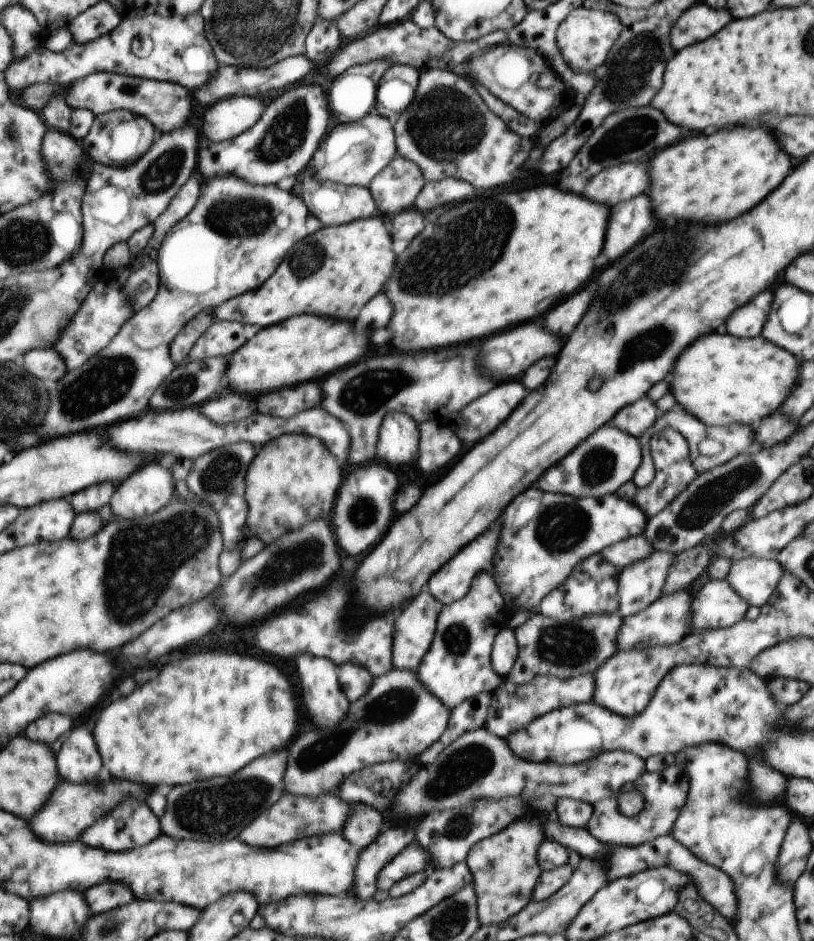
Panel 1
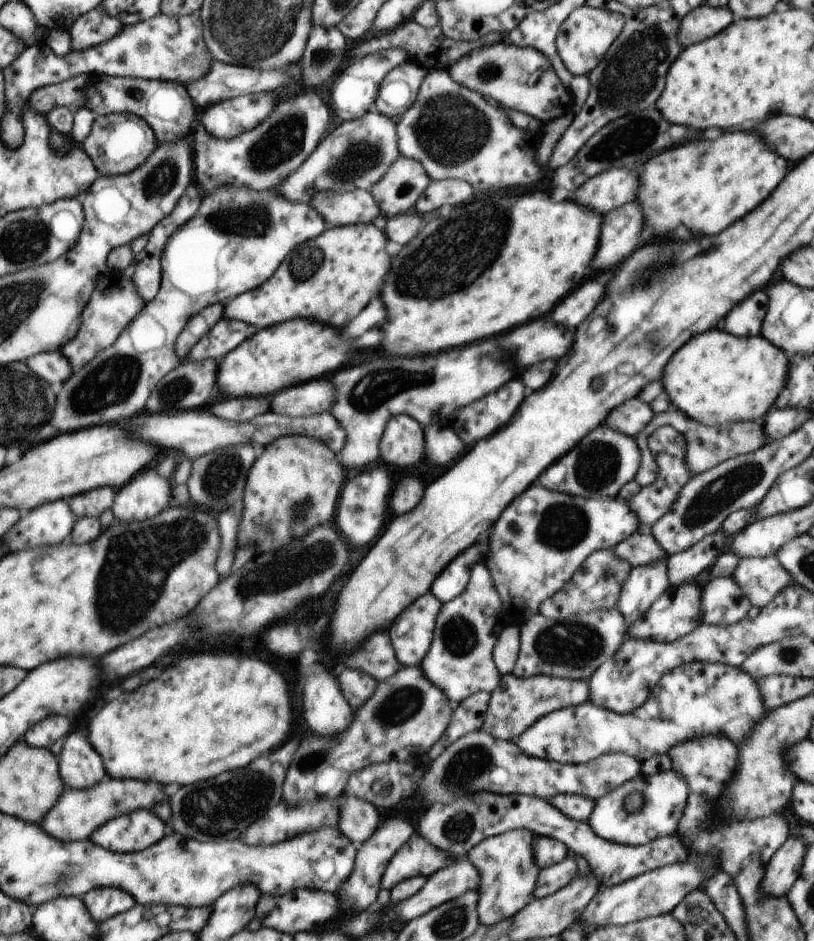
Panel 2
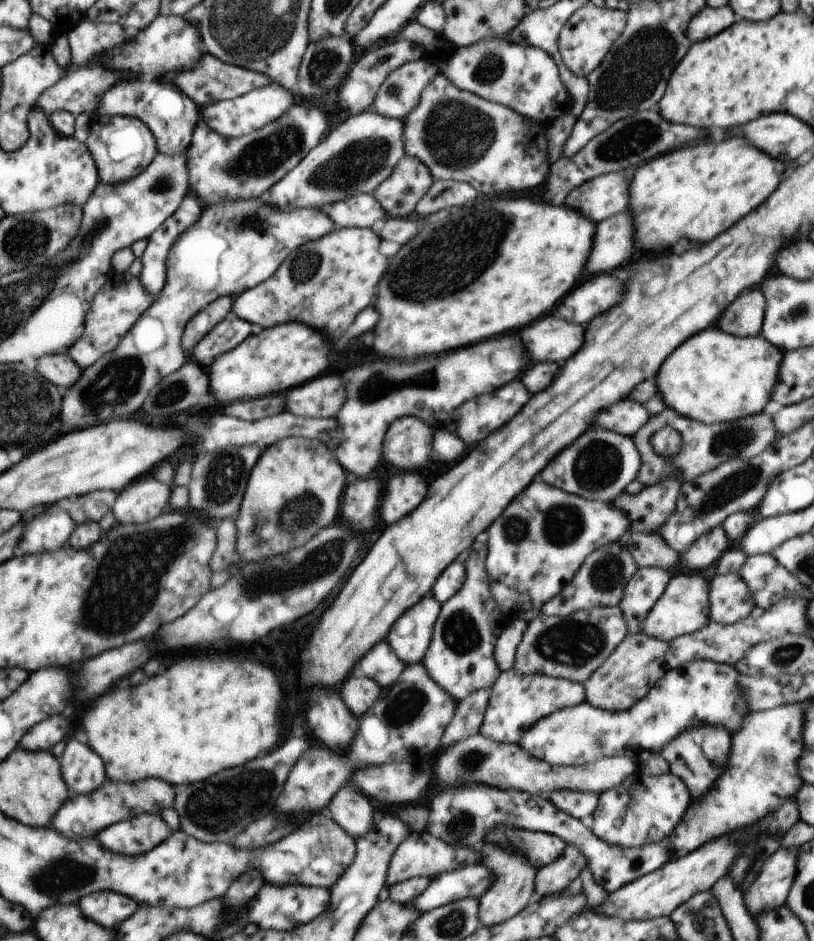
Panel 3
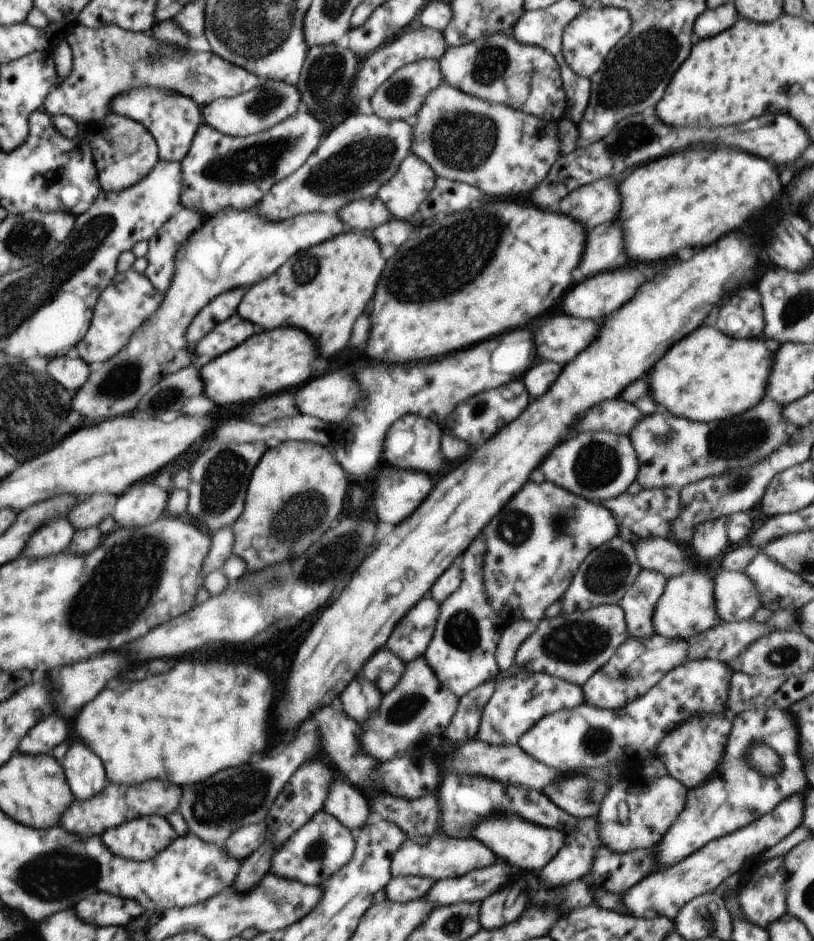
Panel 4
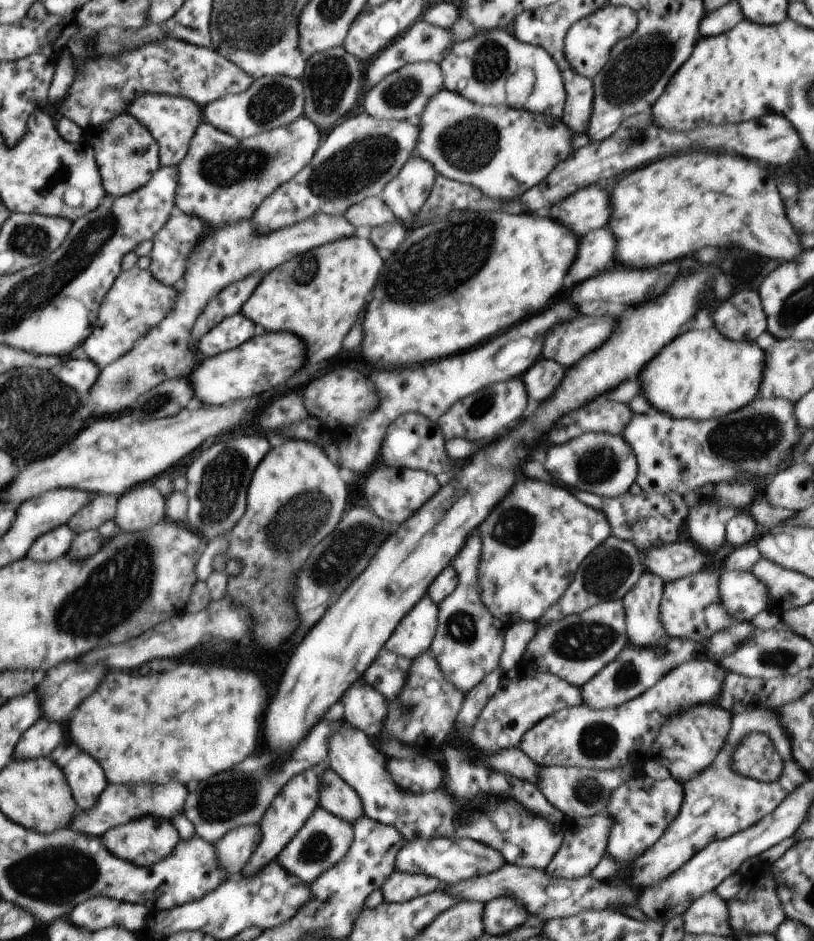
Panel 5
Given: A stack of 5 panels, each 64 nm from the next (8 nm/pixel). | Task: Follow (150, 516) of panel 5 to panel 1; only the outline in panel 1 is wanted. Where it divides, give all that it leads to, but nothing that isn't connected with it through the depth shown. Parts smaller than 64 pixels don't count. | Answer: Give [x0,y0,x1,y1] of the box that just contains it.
[109,464,172,518]

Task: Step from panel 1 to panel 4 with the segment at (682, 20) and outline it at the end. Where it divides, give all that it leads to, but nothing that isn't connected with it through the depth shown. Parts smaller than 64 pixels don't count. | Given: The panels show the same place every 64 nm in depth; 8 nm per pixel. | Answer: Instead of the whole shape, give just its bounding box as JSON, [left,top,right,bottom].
[693,1,739,40]

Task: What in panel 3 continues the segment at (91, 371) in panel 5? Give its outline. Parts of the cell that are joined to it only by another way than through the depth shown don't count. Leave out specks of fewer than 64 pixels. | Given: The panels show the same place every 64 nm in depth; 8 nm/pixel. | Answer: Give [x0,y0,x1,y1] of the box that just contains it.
[35,353,81,388]

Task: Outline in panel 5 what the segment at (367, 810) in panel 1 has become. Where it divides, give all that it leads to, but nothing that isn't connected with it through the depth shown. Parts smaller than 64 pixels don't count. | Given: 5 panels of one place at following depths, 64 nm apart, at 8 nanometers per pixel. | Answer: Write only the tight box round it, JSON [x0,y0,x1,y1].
[319,770,365,825]

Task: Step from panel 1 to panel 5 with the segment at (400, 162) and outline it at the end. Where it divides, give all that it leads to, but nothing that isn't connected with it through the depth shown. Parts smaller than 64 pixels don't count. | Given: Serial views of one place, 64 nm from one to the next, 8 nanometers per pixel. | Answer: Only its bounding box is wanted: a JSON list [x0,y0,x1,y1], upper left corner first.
[380,153,436,223]

